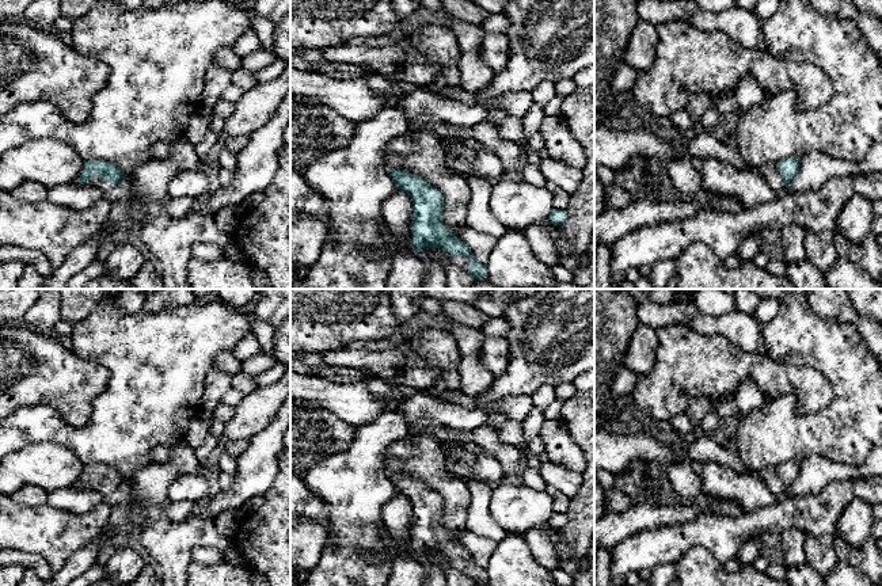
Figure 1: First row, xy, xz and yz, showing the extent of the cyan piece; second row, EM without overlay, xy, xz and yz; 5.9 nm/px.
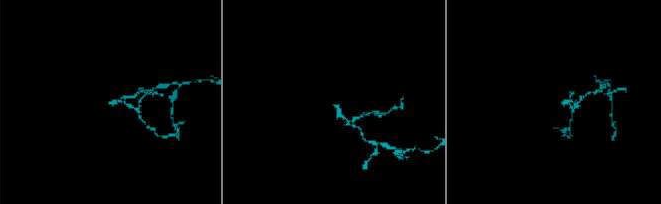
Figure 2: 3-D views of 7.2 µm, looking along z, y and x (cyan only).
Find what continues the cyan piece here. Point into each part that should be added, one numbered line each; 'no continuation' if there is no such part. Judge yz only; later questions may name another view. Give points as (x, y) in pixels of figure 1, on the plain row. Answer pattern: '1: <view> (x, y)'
1: yz (770, 475)

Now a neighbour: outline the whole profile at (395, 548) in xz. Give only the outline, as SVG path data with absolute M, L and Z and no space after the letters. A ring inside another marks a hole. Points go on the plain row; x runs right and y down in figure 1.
M387 526L381 528L381 536L384 543L383 552L362 552L362 558L369 563L383 563L385 560L395 562L396 559L417 559L421 560L422 555L415 558L411 552L413 537L411 533L404 540L396 540Z

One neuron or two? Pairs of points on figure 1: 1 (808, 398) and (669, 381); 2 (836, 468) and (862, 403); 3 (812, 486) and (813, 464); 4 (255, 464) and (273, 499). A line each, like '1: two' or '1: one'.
1: one
2: two
3: one
4: two

